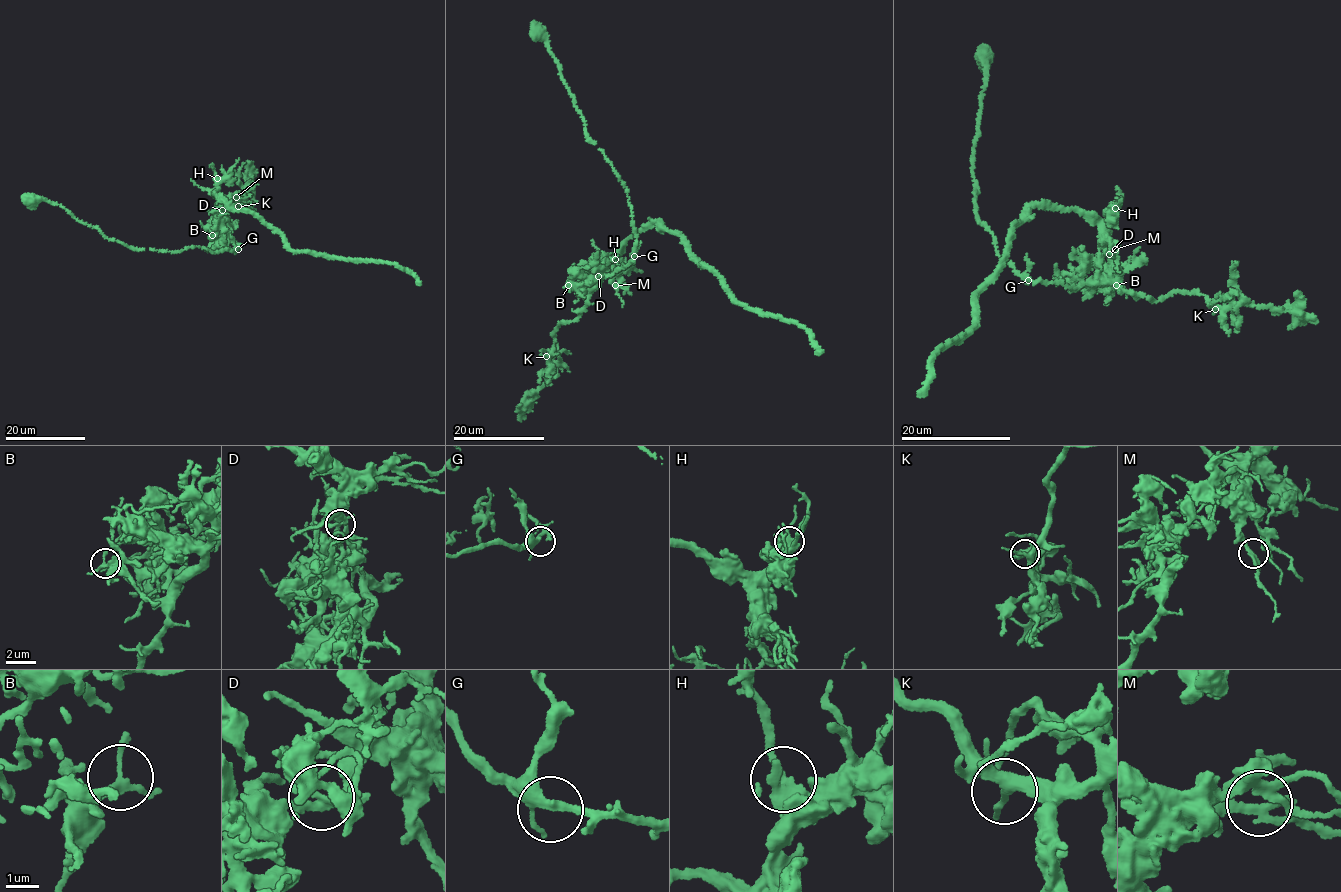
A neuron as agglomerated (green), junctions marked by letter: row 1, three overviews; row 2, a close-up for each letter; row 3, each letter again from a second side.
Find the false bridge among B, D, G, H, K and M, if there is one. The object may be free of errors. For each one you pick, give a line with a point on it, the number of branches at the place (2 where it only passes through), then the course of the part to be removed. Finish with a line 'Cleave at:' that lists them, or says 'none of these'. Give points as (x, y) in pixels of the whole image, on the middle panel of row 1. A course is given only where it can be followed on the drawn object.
D: (598, 276) | 3 | (598, 275), (614, 264), (620, 245), (662, 225), (688, 243), (740, 303), (807, 330), (821, 353)
Cleave at: D

